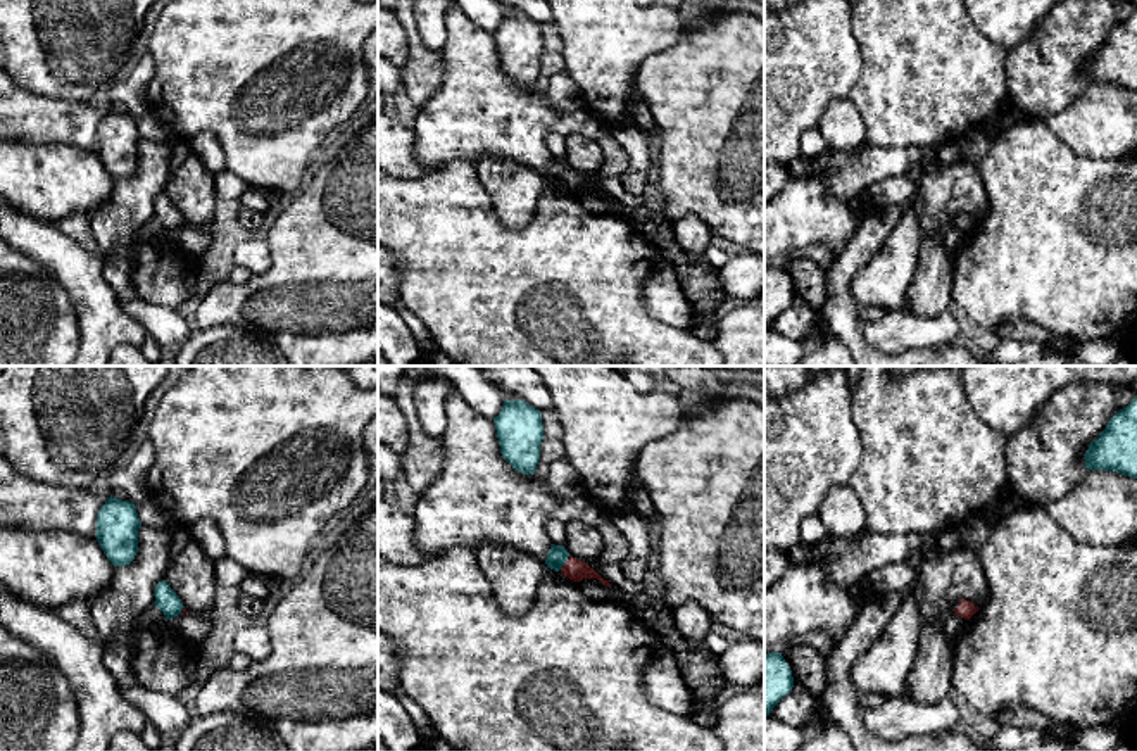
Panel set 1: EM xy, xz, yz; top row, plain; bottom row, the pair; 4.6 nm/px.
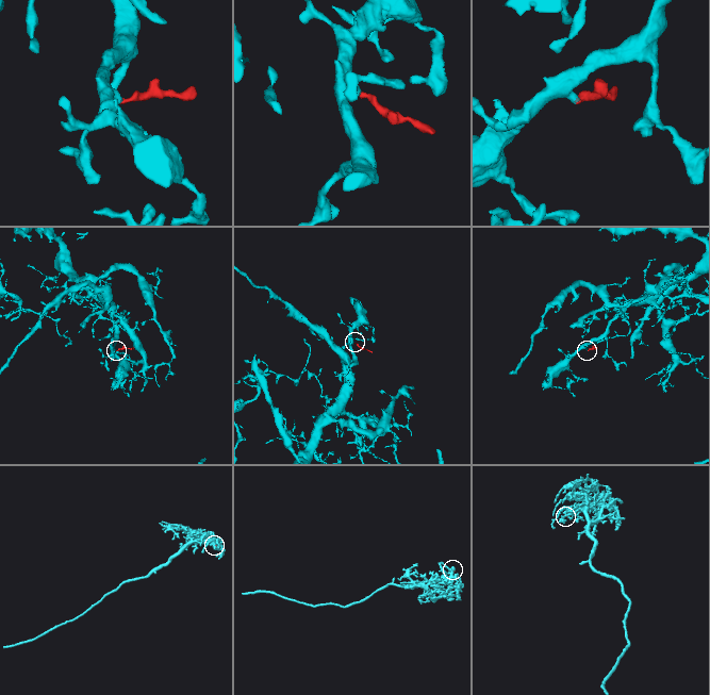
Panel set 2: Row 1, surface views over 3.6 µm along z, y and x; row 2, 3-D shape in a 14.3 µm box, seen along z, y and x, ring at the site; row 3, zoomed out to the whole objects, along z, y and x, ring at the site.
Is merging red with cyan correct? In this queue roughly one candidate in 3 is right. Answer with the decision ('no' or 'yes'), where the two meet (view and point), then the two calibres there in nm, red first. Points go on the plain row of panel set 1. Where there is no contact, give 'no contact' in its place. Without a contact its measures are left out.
yes; meets red in xz at (565, 176); 100 nm thick on the red side, 90 nm on the other

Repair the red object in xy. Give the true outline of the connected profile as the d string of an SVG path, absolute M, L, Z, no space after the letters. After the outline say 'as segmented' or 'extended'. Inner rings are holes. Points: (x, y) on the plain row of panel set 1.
M166 193L159 195L154 204L155 221L159 221L167 233L173 233L178 228L188 228L181 212L169 200Z; extended

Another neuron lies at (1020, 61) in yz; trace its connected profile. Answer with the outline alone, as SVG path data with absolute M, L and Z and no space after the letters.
M1063 0L1037 29L1008 50L1009 104L1030 117L1065 110L1090 83L1084 67L1137 7L1132 0Z

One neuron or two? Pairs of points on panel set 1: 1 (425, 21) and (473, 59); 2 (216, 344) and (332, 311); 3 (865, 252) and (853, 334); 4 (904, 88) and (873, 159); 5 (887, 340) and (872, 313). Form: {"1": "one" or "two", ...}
{"1": "two", "2": "two", "3": "one", "4": "two", "5": "two"}

